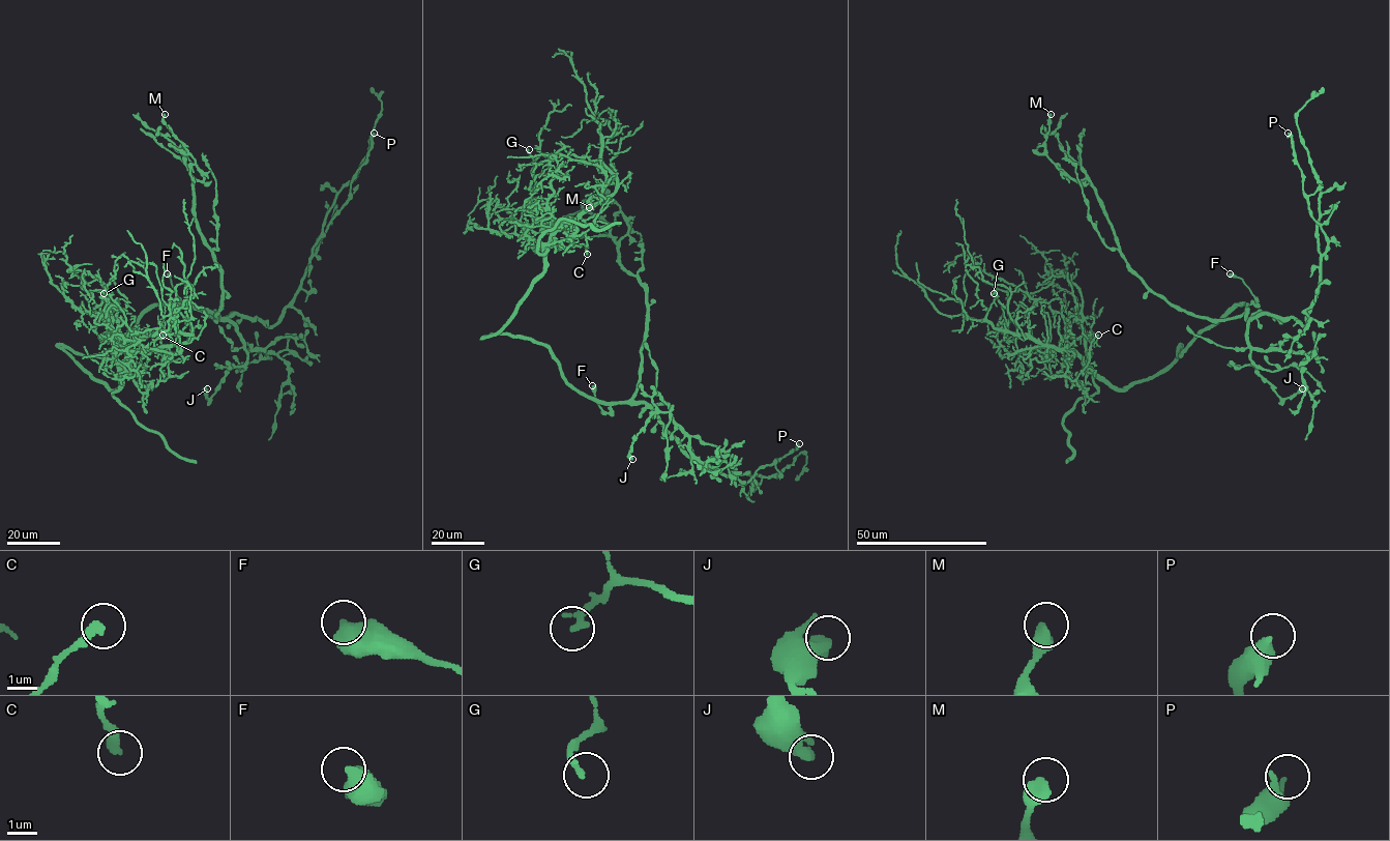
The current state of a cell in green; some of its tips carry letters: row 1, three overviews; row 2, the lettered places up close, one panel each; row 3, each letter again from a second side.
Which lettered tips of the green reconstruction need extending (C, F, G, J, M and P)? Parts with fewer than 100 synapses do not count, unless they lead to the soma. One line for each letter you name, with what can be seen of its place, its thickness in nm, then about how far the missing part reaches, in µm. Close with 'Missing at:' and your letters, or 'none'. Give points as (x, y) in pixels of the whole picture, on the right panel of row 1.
Missing at: none

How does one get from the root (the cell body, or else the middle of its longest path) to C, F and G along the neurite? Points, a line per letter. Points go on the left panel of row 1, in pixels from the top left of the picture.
C: (115, 346), (83, 356), (57, 345), (111, 389), (122, 370), (139, 386), (154, 386), (163, 335)
F: (115, 346), (123, 341), (145, 311), (157, 306), (184, 305), (167, 273)
G: (115, 346), (83, 356), (57, 345), (111, 389), (132, 352), (180, 350), (140, 344), (123, 311), (104, 293)

